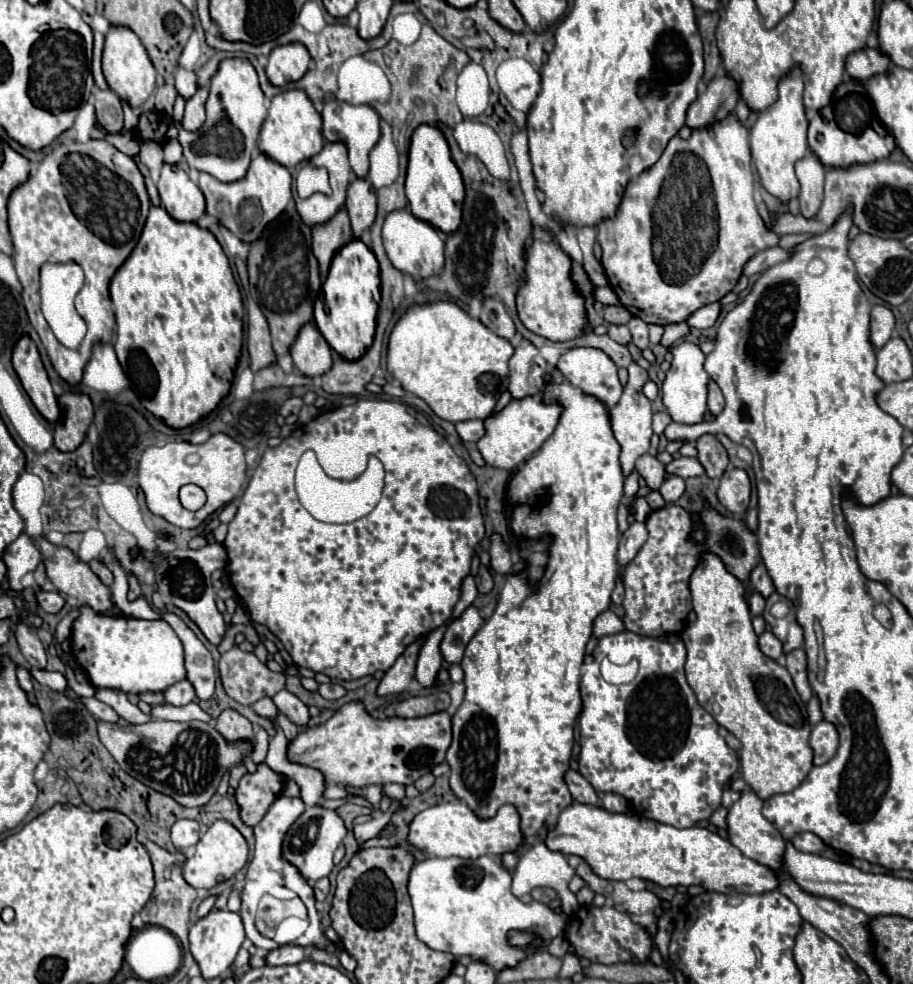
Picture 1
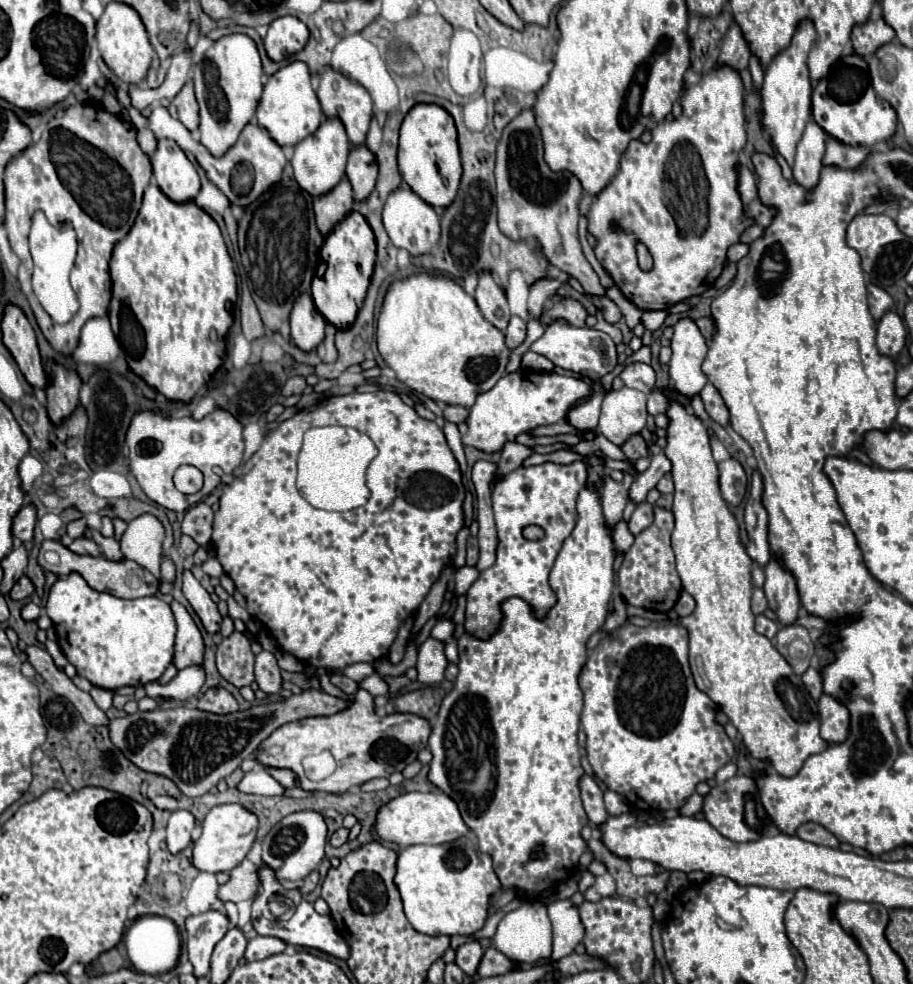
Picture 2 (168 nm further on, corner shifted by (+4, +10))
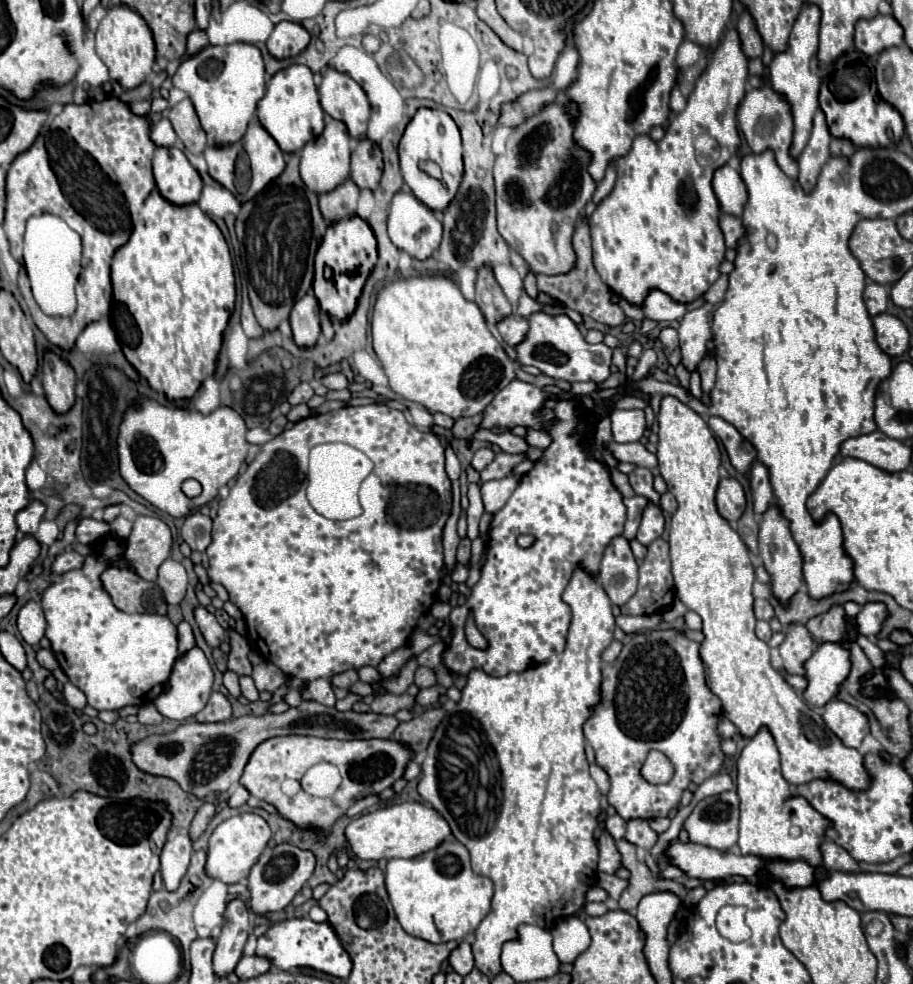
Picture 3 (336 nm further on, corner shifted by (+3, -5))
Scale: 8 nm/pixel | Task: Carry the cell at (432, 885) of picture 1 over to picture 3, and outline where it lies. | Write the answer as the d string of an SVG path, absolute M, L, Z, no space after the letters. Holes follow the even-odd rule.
M446 838L434 850L422 852L414 858L392 858L386 862L386 890L394 906L400 926L416 938L428 942L462 940L474 932L490 912L494 884L486 876L478 876L470 868L470 854L466 846Z

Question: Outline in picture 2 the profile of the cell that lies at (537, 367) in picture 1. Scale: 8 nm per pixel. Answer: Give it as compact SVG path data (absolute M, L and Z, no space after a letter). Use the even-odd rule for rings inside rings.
M511 317L509 321L509 327L505 331L505 343L509 349L517 349L523 341L525 341L525 335L527 335L527 325L521 317Z

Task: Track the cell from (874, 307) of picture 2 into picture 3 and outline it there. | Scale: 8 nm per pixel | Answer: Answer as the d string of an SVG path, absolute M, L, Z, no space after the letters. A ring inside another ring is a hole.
M868 282L866 290L864 290L864 302L866 302L866 308L868 308L870 316L886 312L886 306L888 306L886 286L876 284L876 282Z

